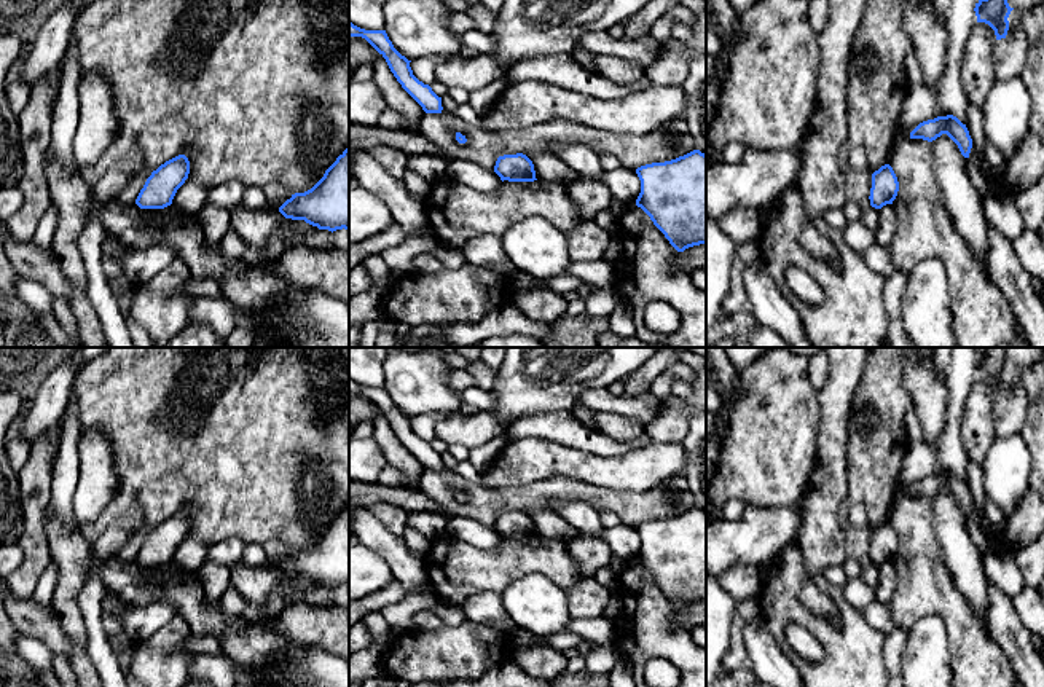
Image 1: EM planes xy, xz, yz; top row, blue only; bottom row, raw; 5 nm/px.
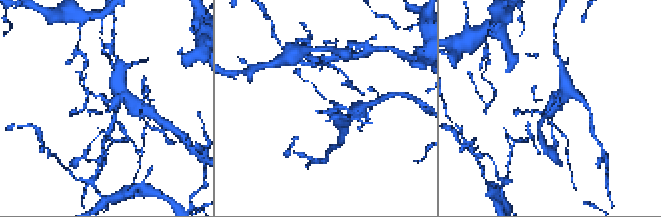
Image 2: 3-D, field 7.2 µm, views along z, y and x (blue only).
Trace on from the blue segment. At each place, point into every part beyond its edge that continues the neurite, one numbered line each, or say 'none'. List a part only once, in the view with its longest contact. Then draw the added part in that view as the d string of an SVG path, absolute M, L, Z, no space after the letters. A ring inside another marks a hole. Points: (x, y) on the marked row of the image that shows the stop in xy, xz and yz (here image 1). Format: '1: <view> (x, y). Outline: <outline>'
none

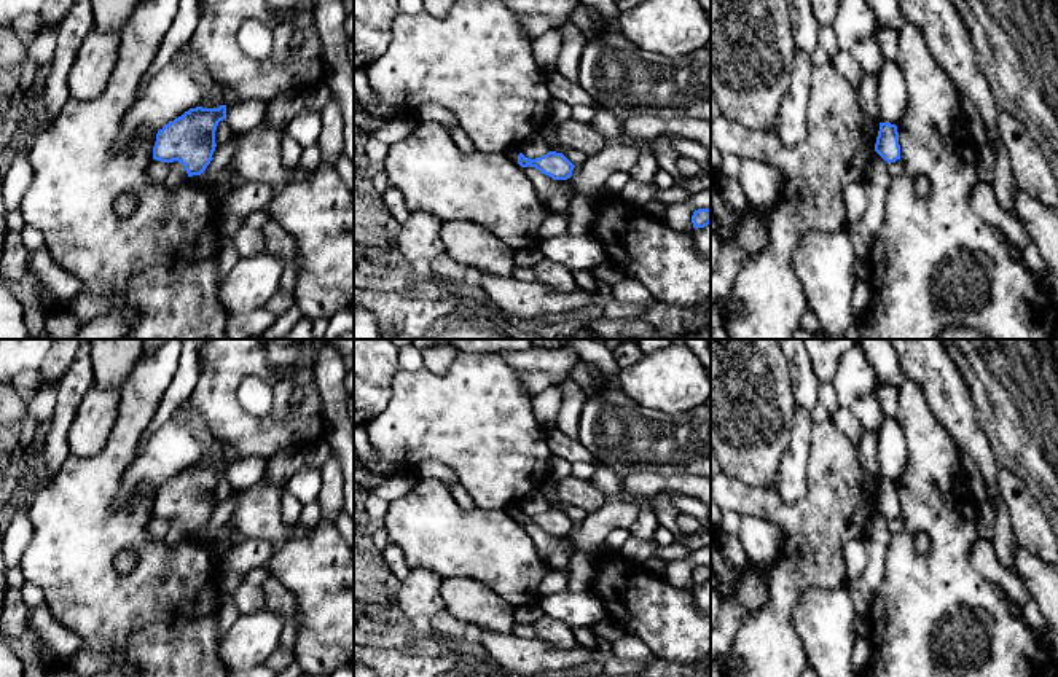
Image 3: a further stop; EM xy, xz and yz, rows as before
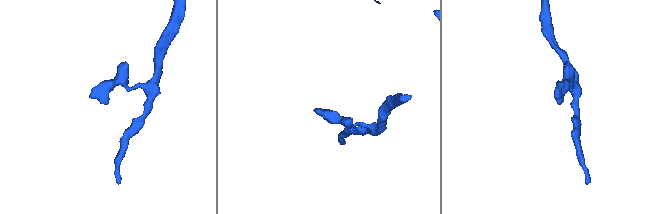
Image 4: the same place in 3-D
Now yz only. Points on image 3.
none

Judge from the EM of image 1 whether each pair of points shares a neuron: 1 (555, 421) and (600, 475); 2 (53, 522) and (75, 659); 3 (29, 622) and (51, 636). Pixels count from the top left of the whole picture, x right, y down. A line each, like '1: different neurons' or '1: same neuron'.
1: different neurons
2: same neuron
3: same neuron

